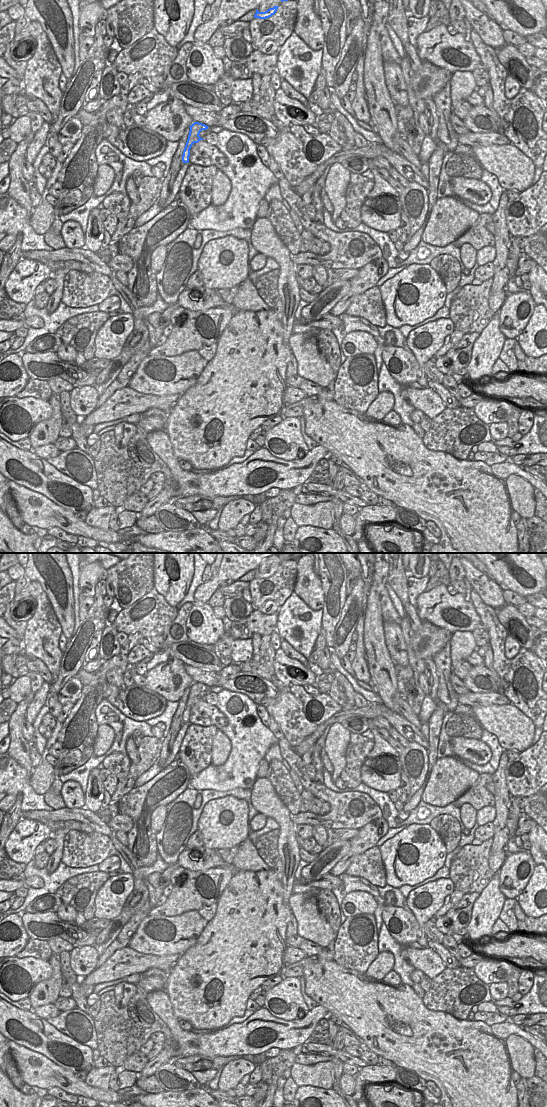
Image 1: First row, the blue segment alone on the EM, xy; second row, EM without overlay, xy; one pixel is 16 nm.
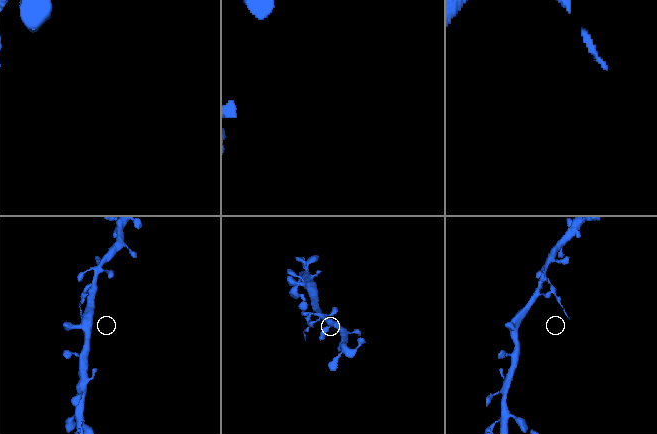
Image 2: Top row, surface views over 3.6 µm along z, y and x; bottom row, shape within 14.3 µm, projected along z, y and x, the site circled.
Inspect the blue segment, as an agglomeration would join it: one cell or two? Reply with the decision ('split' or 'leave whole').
split

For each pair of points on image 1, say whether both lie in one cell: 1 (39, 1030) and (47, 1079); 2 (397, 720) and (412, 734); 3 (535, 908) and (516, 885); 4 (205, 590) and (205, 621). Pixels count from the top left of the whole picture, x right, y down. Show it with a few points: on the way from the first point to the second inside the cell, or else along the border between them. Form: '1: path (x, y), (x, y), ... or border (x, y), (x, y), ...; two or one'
1: border (21, 1046), (43, 1054), (63, 1068); two
2: path (400, 724), (404, 729), (408, 730); one
3: border (532, 871), (526, 886), (516, 898); two
4: border (207, 602), (202, 605), (193, 606); two

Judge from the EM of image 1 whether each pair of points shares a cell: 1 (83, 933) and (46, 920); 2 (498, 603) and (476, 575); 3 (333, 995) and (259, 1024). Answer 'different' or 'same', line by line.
1: same
2: same
3: different

